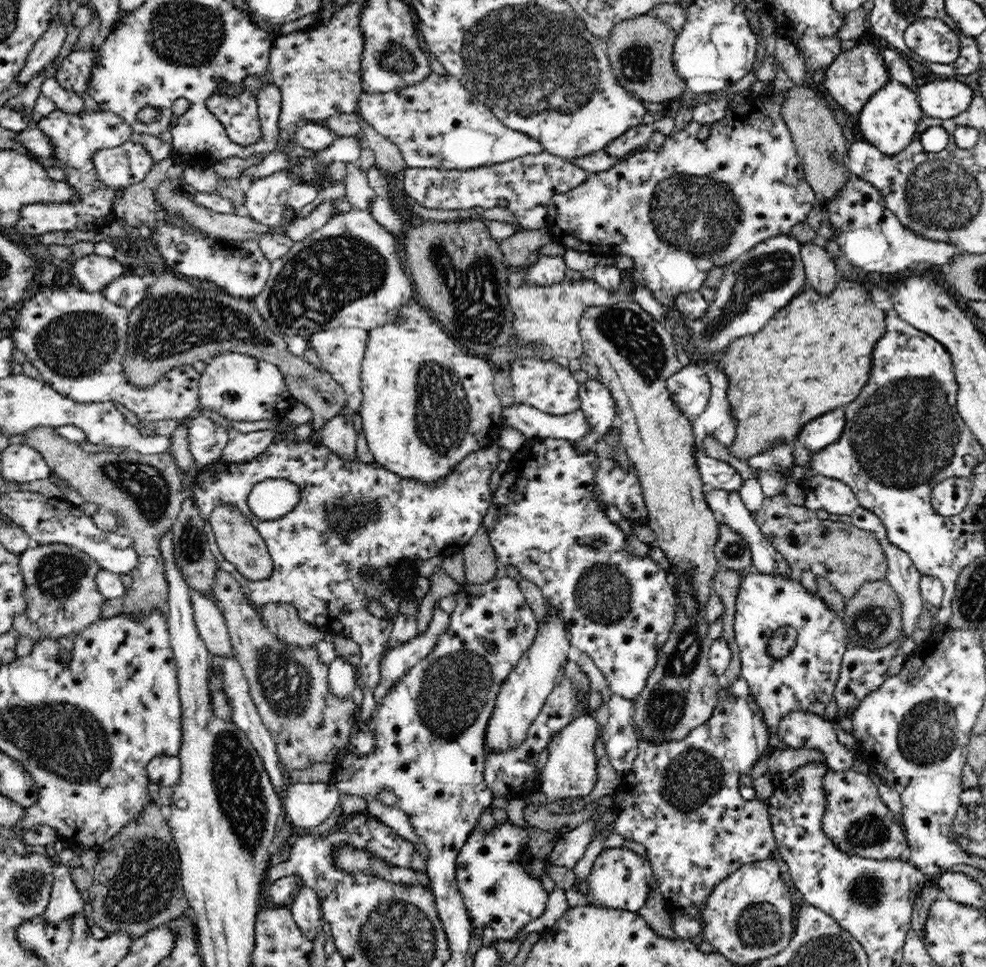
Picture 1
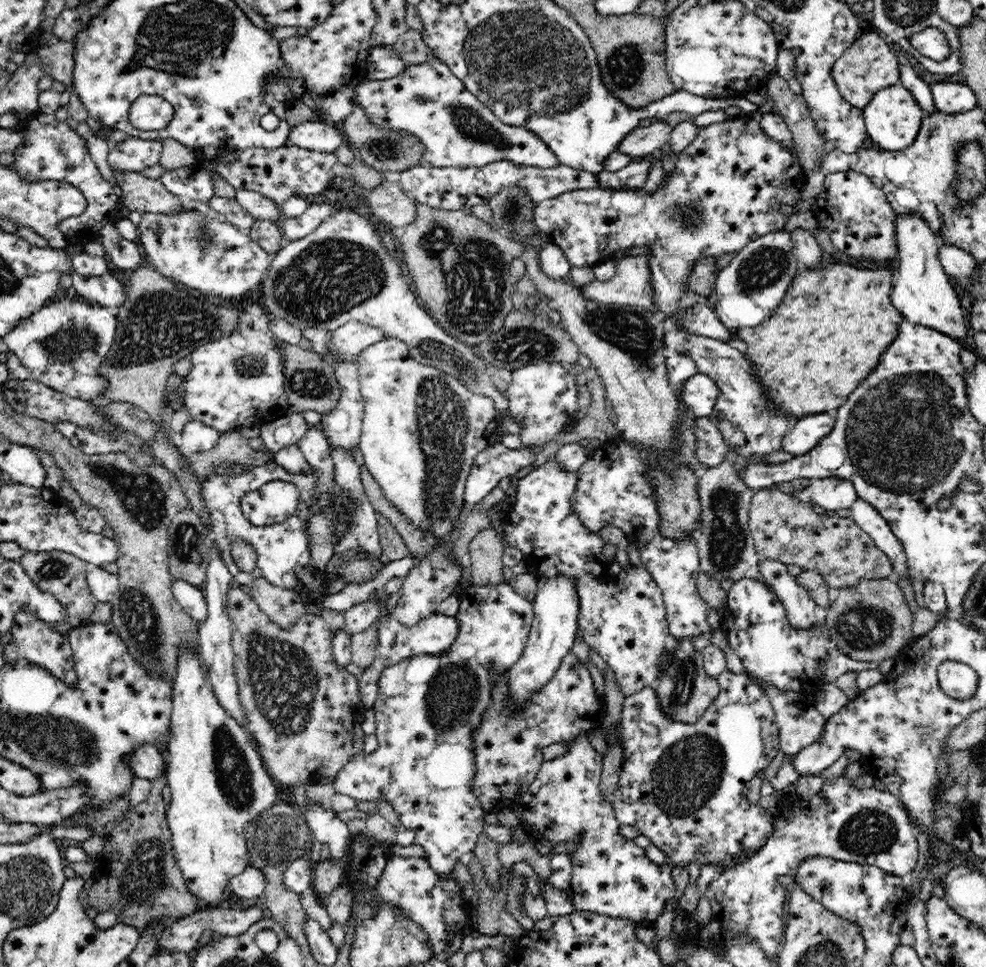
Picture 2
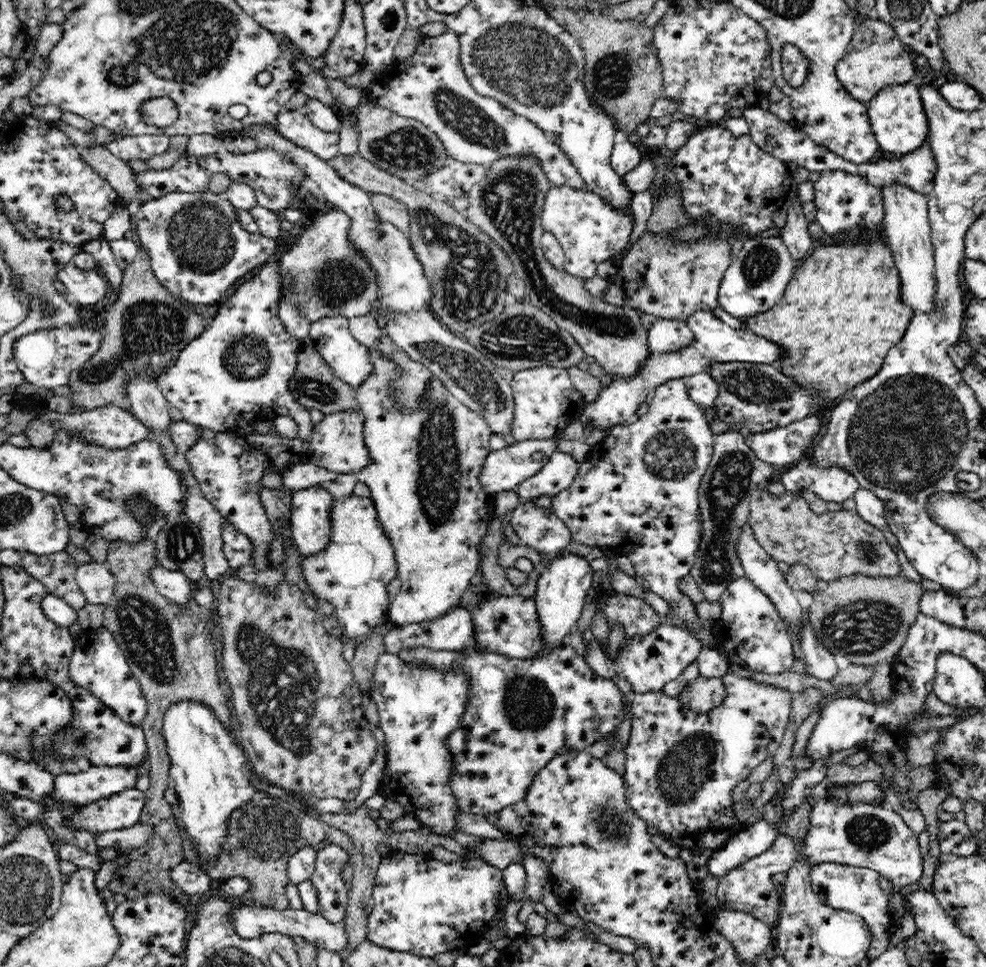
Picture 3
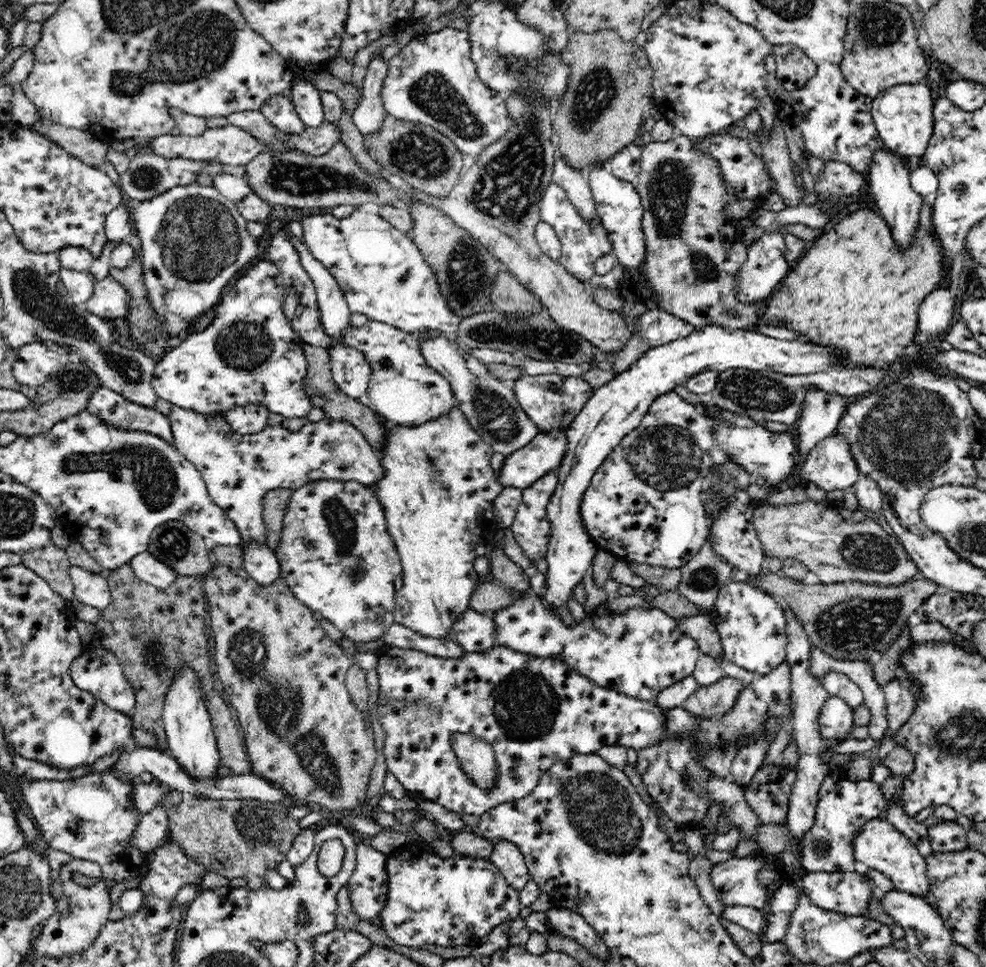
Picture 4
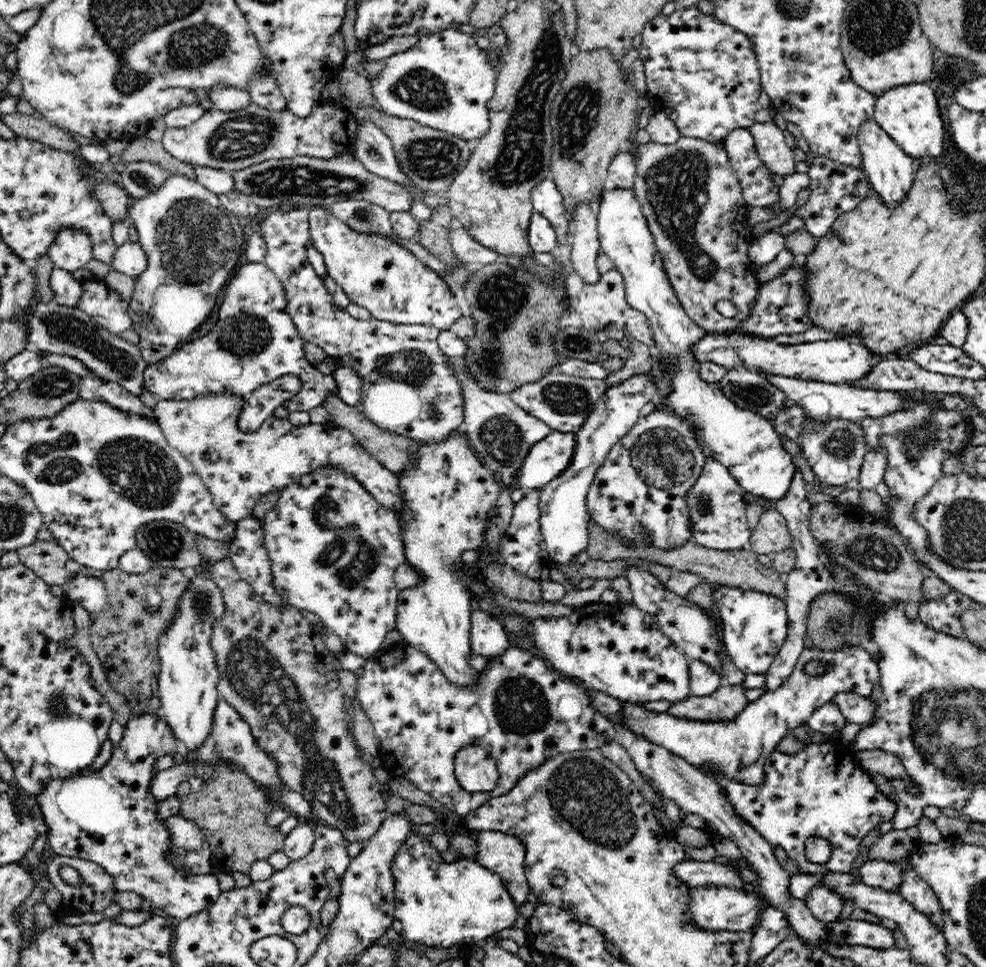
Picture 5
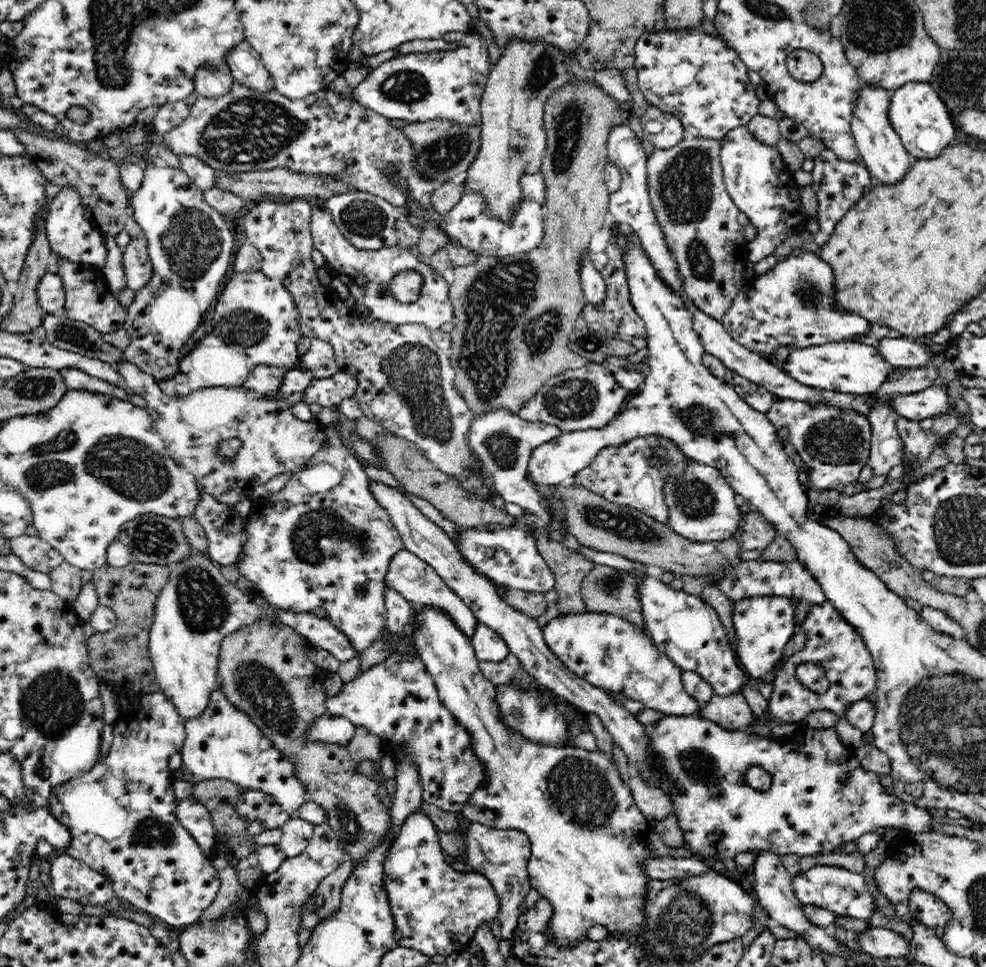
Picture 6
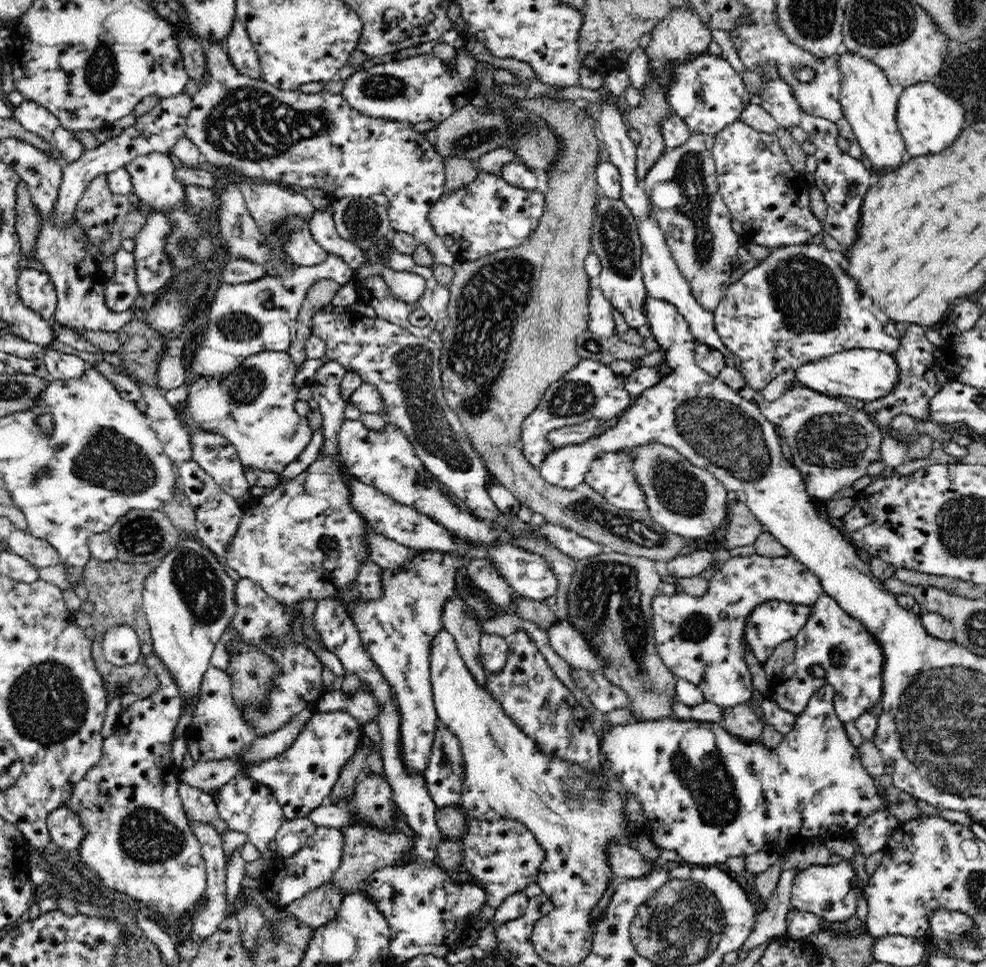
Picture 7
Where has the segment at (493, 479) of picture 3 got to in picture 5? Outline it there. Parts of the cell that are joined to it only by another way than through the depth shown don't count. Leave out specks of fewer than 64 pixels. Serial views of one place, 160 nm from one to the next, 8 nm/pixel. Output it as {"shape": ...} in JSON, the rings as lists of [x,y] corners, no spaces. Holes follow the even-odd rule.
{"shape":[[[553,430],[528,452],[515,476],[515,484],[523,490],[542,489],[567,470],[575,454],[574,433]]]}

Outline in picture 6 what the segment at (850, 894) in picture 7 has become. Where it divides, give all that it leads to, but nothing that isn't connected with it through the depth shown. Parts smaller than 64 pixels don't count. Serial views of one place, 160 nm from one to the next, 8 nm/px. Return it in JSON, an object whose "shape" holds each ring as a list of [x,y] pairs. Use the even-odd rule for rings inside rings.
{"shape":[[[813,866],[806,872],[793,876],[792,888],[796,898],[804,906],[816,905],[832,911],[836,916],[850,919],[870,919],[876,912],[876,900],[870,894],[863,873],[850,872],[847,868],[838,866]]]}

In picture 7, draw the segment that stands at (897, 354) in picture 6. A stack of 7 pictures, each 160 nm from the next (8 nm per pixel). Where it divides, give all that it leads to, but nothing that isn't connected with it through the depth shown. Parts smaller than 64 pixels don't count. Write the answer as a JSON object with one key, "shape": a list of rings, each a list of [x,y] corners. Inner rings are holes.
{"shape":[[[808,242],[780,247],[758,266],[747,268],[741,279],[728,286],[724,298],[712,313],[714,328],[725,350],[736,359],[744,382],[758,392],[784,370],[798,370],[840,351],[874,349],[894,355],[900,348],[898,339],[886,334],[882,324],[874,320],[874,314],[860,306],[860,295],[856,281],[832,259],[832,254],[823,245]]]}

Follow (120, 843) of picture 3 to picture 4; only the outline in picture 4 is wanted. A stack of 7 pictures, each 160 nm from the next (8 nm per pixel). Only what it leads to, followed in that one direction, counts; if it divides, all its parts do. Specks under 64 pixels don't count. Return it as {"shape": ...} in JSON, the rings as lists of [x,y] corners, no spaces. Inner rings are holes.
{"shape":[[[163,802],[157,808],[142,814],[139,826],[131,834],[131,844],[149,854],[156,849],[163,842],[165,834],[169,832],[166,813],[169,807],[166,802]]]}

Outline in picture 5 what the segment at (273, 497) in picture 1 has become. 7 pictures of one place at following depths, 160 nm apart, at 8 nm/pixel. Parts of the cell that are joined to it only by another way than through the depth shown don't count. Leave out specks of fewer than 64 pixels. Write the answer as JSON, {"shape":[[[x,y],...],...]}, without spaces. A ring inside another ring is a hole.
{"shape":[[[213,393],[208,396],[196,396],[192,400],[164,400],[156,402],[152,409],[154,421],[164,433],[170,446],[185,456],[192,464],[196,472],[201,476],[204,484],[212,493],[213,503],[231,521],[238,521],[253,516],[252,510],[256,501],[266,493],[281,491],[288,484],[296,482],[306,472],[312,472],[325,465],[334,465],[356,477],[360,484],[374,495],[380,506],[389,508],[402,521],[403,512],[407,511],[407,505],[403,504],[403,492],[399,487],[398,477],[384,466],[380,465],[368,452],[360,446],[360,443],[352,436],[350,431],[339,427],[333,422],[326,424],[291,424],[287,418],[279,418],[276,415],[264,420],[264,424],[256,432],[242,432],[237,425],[240,407],[243,405],[244,396],[234,396],[233,393]]]}

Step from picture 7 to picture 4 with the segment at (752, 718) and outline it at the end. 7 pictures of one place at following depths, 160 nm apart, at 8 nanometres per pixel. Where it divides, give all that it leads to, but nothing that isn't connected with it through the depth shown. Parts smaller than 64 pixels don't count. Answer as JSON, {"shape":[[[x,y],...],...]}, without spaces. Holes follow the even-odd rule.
{"shape":[[[722,678],[722,680],[714,682],[712,686],[699,686],[698,692],[691,695],[682,707],[696,718],[708,719],[710,717],[724,716],[735,706],[743,688],[743,685],[736,678]]]}

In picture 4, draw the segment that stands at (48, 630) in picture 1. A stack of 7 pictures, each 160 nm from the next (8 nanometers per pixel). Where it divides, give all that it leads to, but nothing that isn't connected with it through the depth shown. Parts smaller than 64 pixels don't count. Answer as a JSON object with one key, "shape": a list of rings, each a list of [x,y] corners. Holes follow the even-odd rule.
{"shape":[[[52,543],[47,544],[44,548],[22,553],[21,564],[46,580],[56,594],[63,596],[68,601],[73,600],[74,585],[69,575],[69,568],[73,564],[70,563],[66,550]]]}

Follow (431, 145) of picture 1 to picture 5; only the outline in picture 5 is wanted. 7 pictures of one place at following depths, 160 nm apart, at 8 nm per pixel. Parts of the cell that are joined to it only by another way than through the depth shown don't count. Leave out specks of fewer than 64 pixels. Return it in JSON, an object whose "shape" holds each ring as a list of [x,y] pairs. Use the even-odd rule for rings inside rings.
{"shape":[[[448,27],[431,35],[422,35],[418,43],[411,48],[382,61],[385,63],[384,68],[370,80],[370,84],[373,98],[386,114],[410,119],[424,126],[463,137],[472,144],[488,132],[489,118],[486,104],[495,90],[497,70],[492,66],[487,51],[478,47],[472,34]],[[580,204],[576,208],[573,230],[575,231],[570,250],[570,264],[584,283],[596,284],[602,276],[596,266],[601,245],[597,231],[597,216],[588,204]]]}

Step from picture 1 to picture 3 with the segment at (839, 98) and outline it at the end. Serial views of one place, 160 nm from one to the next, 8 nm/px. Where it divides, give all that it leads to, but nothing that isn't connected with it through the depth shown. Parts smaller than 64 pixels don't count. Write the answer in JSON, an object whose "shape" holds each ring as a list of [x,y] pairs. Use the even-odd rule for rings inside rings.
{"shape":[[[874,14],[869,17],[860,17],[844,56],[835,66],[837,79],[852,98],[867,104],[884,87],[910,83],[910,78],[914,76],[915,64],[902,43],[894,25],[880,20]]]}

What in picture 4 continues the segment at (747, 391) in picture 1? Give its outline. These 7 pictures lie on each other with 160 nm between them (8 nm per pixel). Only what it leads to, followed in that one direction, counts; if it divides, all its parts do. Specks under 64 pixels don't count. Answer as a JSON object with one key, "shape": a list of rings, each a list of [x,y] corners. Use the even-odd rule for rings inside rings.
{"shape":[[[929,200],[921,209],[920,223],[916,224],[917,234],[912,245],[900,249],[887,222],[874,214],[874,210],[858,210],[844,220],[836,220],[836,236],[832,236],[830,224],[825,233],[808,246],[804,256],[791,265],[781,289],[769,300],[765,318],[787,322],[783,327],[804,334],[807,342],[842,348],[843,363],[840,367],[884,368],[897,363],[904,348],[916,342],[914,336],[918,333],[920,303],[932,291],[943,287],[950,275],[944,246],[940,245],[940,238],[936,237],[931,223],[932,204]]]}

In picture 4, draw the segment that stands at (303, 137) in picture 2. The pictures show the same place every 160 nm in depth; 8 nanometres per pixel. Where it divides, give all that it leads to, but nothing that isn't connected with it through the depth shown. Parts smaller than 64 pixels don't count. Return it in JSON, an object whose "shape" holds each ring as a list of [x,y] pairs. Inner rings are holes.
{"shape":[[[284,95],[272,96],[260,112],[281,132],[304,132],[306,125],[300,120],[292,101]]]}

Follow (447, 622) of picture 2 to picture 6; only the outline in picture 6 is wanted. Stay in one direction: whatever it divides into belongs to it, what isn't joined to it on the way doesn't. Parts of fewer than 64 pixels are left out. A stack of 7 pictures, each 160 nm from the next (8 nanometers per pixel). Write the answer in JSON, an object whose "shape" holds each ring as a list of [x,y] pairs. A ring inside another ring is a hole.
{"shape":[[[478,623],[474,634],[471,636],[471,643],[480,663],[502,662],[510,654],[508,645],[502,640],[502,637],[482,623]]]}

